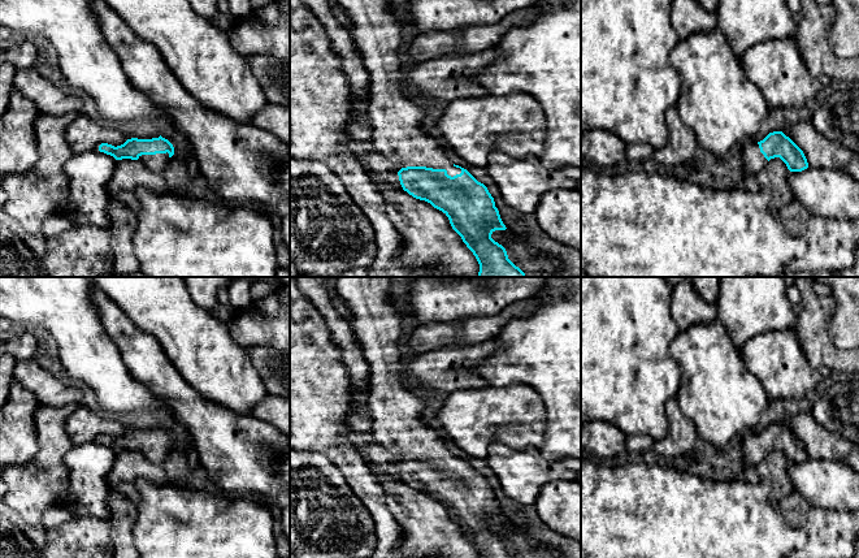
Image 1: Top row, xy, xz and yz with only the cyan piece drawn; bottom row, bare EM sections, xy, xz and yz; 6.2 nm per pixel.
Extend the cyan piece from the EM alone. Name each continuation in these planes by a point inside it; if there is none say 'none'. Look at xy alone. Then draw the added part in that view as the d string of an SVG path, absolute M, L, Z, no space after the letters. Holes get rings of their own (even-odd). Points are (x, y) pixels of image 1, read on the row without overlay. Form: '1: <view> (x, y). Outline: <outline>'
1: xy (156, 454). Outline: M168 444L156 446L142 446L138 450L138 453L142 454L151 466L161 464L168 457L169 451L170 449Z

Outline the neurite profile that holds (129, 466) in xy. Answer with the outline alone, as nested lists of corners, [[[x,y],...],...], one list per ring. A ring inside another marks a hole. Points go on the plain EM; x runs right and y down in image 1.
[[[117,451],[114,466],[108,475],[110,489],[136,503],[139,493],[135,488],[135,481],[143,477],[149,467],[151,464],[138,451]]]

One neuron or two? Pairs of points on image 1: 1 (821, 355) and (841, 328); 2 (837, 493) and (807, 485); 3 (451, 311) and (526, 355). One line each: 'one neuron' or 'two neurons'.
1: two neurons
2: one neuron
3: two neurons

